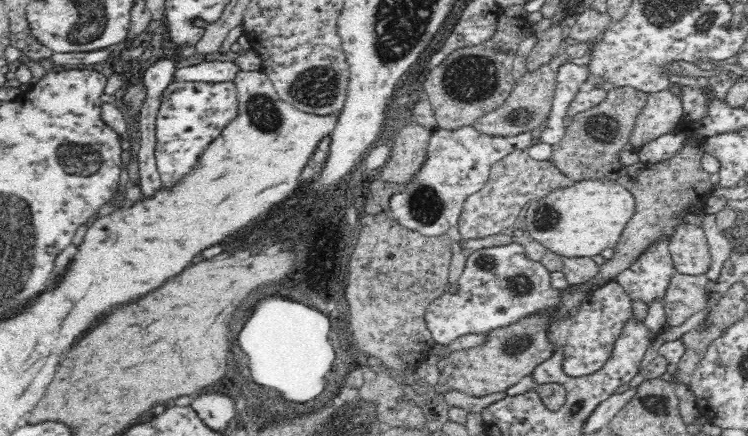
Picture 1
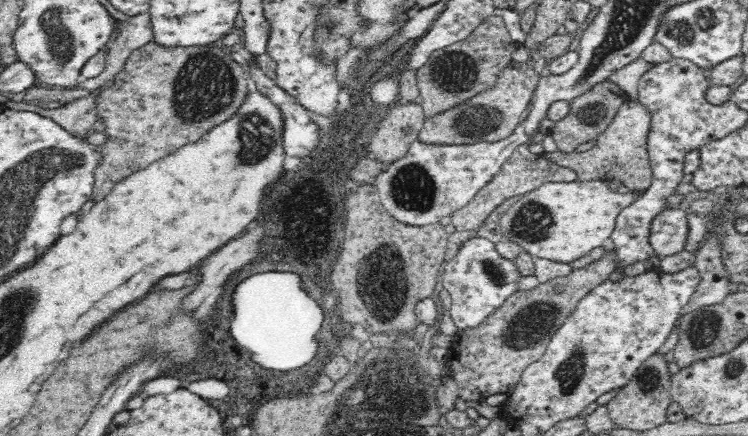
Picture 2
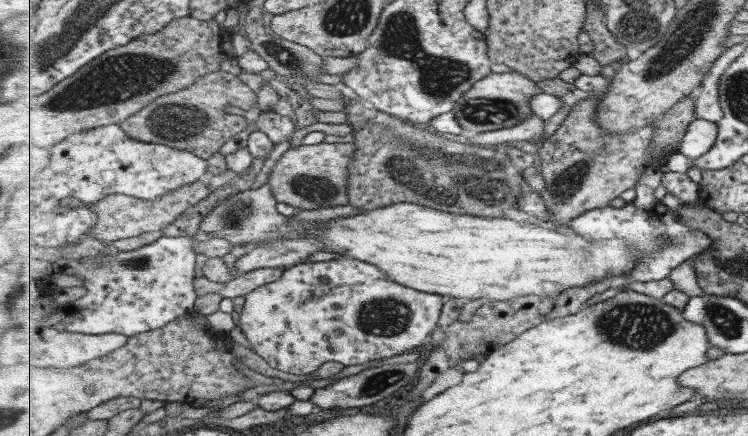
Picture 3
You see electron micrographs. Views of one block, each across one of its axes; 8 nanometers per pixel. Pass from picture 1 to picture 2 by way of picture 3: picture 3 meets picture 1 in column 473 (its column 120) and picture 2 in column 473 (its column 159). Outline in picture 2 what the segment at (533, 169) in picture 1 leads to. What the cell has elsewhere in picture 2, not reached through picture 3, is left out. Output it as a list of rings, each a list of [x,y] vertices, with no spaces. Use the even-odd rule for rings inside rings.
[[[524,144],[515,149],[515,152],[508,158],[508,161],[501,166],[496,172],[494,178],[481,188],[476,196],[464,208],[459,208],[451,214],[452,224],[456,227],[456,231],[478,230],[482,226],[482,222],[508,198],[518,196],[518,194],[526,194],[536,190],[539,186],[546,184],[557,178],[563,178],[570,182],[577,180],[577,172],[573,168],[561,168],[552,163],[544,154],[532,154],[529,152],[528,144]]]

